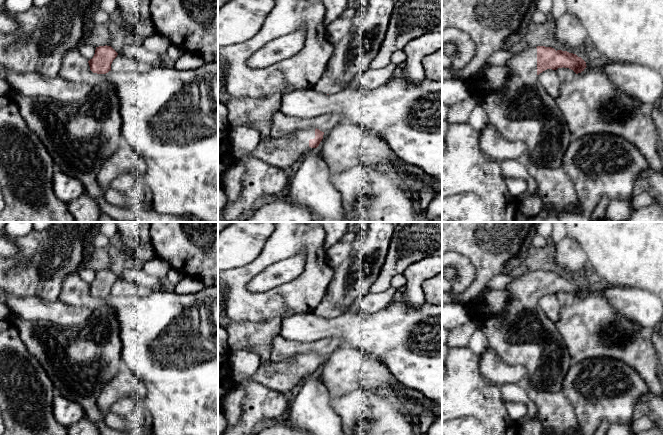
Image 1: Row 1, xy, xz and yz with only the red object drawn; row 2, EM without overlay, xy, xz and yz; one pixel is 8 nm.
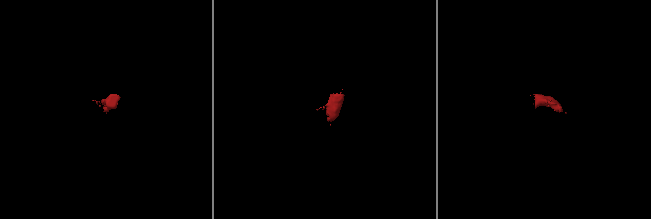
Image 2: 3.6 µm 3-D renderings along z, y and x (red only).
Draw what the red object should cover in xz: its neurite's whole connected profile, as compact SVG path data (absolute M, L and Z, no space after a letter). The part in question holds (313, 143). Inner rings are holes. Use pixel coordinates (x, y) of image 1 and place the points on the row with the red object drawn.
M308 128L294 131L284 137L269 137L260 141L250 155L275 168L292 171L298 160L319 146L323 135L324 132L317 128Z

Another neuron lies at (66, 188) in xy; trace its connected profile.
M56 170L53 176L53 190L56 196L65 203L69 203L85 193L84 186L79 180L59 170Z

